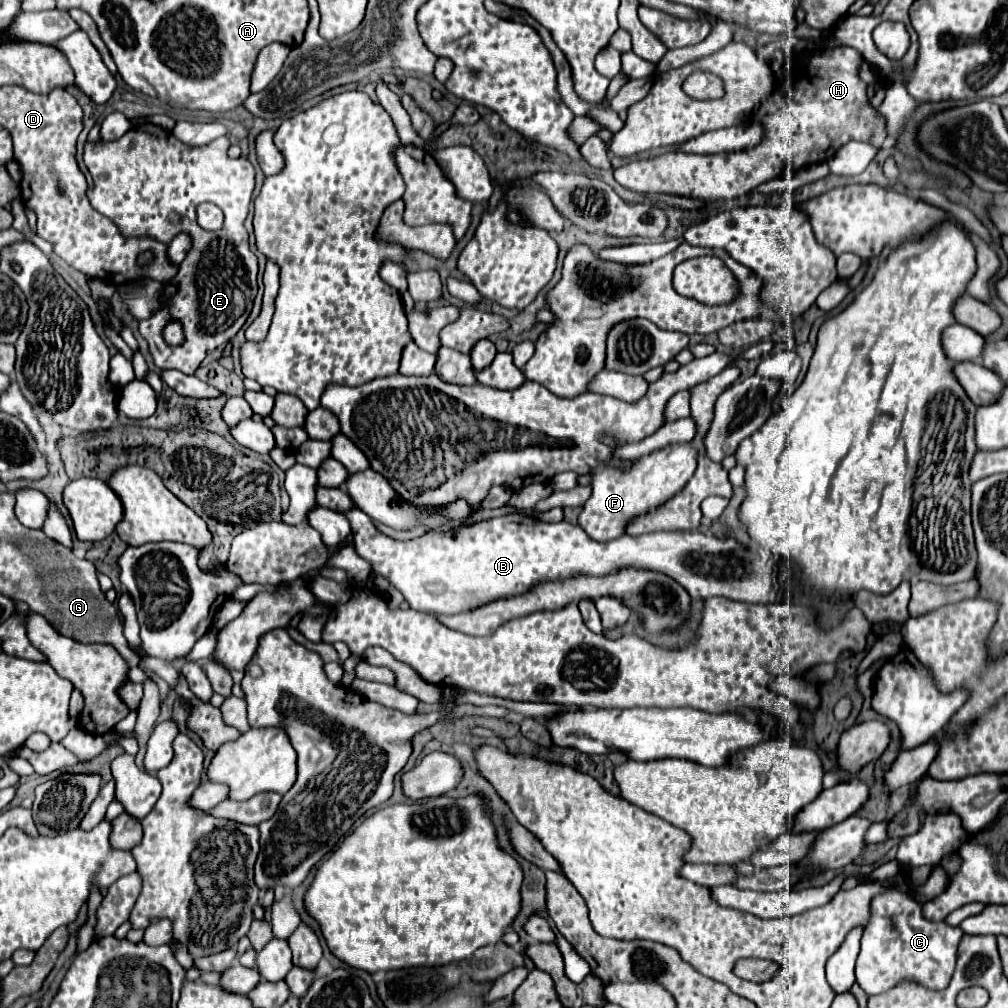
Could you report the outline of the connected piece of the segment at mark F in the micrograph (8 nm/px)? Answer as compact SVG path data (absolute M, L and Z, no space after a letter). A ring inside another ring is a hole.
M672 444L668 448L656 450L636 460L628 472L604 468L594 474L592 496L584 504L584 510L578 516L578 524L594 540L614 540L626 532L628 524L634 518L654 512L658 506L664 506L664 502L668 502L680 490L684 490L694 470L696 450L690 444Z

